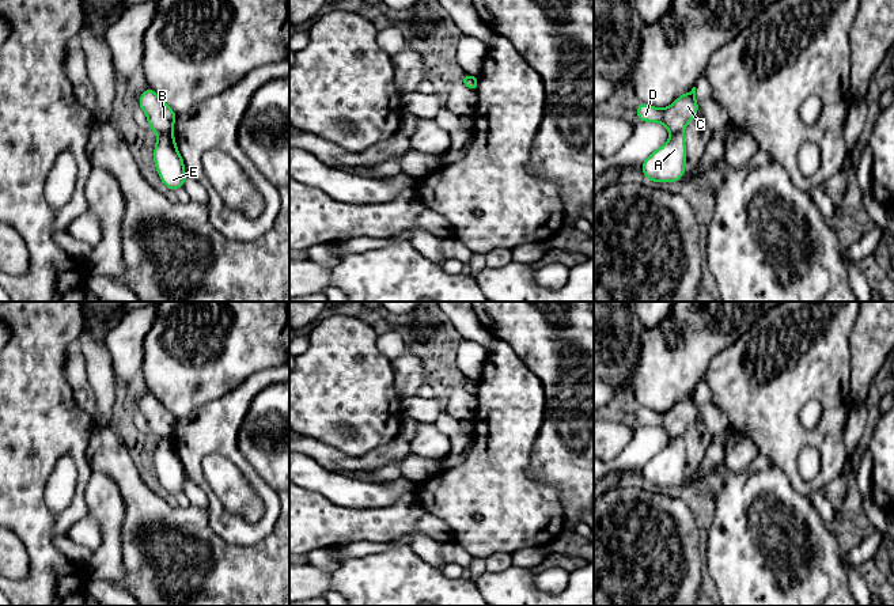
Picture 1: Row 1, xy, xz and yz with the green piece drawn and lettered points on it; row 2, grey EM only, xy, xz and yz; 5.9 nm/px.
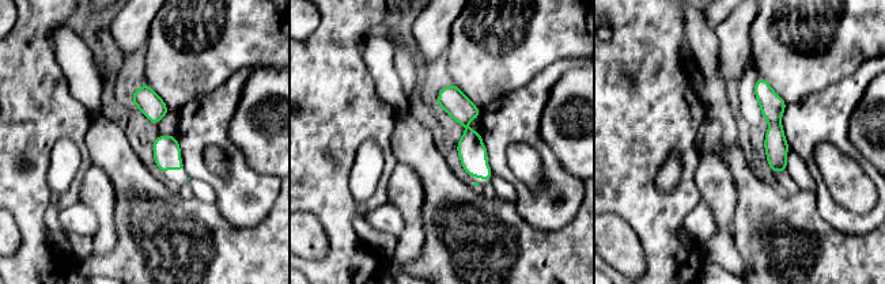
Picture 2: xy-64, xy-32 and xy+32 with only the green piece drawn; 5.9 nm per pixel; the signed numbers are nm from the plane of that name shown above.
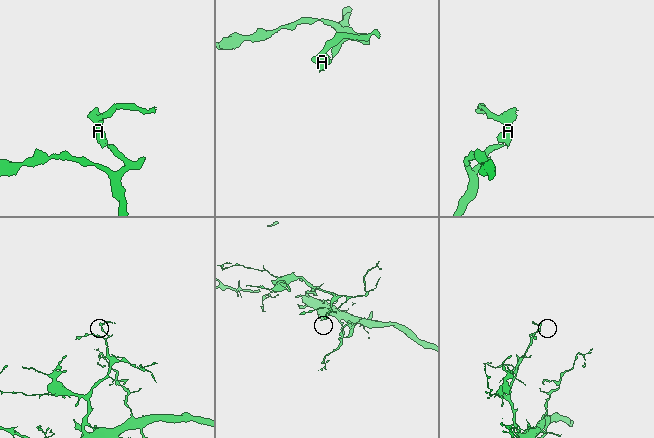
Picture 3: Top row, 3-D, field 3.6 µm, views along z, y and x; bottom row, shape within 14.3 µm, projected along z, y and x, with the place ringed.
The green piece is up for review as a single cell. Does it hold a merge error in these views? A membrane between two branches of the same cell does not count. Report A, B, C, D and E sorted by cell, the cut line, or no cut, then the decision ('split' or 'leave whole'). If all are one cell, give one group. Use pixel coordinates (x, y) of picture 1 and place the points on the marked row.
A E / B C D | xy (171, 131), (158, 135) | split

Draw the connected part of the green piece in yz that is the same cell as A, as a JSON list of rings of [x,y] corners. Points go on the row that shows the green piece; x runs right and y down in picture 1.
[[[683,132],[654,151],[643,163],[644,177],[652,182],[677,182],[685,174],[686,145]]]

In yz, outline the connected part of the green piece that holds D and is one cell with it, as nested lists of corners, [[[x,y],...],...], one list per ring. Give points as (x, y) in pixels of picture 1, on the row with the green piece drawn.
[[[693,87],[690,92],[677,98],[666,109],[656,109],[648,103],[640,103],[636,113],[640,121],[663,124],[671,135],[683,132],[685,126],[698,113],[696,87]]]

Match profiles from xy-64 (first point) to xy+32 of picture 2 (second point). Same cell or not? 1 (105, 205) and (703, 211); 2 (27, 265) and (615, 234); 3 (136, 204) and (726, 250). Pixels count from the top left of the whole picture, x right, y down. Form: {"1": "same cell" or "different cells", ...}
{"1": "different cells", "2": "different cells", "3": "different cells"}

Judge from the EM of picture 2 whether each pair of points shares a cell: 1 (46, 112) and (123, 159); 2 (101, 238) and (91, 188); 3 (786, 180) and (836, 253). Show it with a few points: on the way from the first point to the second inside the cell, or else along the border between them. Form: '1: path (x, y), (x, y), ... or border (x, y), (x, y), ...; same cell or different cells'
1: border (90, 118), (86, 148), (93, 163); different cells
2: path (103, 226), (102, 200); same cell
3: border (800, 189), (793, 194), (783, 193); different cells

